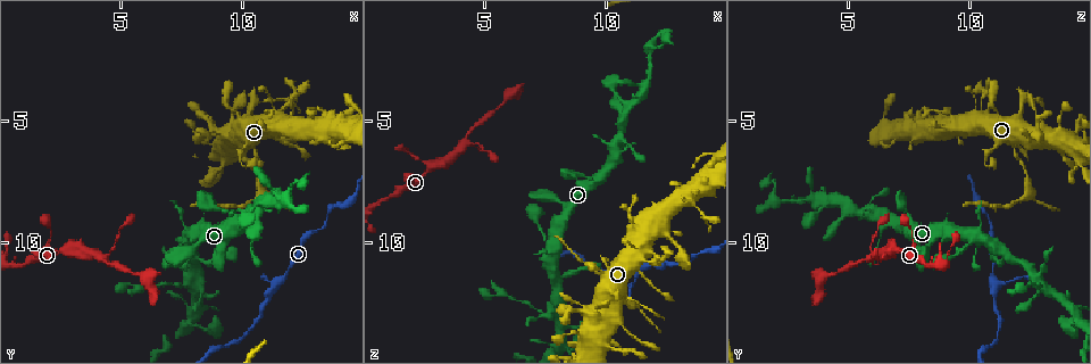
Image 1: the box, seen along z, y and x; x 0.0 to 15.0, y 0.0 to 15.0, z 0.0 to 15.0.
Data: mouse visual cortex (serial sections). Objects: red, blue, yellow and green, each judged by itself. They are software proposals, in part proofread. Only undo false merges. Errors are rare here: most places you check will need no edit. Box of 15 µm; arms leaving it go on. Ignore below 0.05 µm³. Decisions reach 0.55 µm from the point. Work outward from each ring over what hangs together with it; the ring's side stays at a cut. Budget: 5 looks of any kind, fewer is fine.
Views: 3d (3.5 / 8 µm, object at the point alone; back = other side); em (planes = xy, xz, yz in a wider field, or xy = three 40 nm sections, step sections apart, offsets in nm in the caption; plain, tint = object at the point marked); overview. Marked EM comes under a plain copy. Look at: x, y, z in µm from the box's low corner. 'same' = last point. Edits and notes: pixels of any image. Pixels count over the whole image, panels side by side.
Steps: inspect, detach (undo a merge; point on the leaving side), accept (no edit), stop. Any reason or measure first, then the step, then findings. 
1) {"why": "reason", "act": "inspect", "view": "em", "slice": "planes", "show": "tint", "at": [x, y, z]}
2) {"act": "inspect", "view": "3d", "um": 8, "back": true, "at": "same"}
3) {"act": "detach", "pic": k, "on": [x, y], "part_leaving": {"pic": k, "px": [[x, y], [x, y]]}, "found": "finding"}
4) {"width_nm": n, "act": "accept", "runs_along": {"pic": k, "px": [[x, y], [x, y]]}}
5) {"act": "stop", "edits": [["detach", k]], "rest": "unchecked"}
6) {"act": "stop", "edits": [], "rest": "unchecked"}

{"why": "calibre changes", "act": "inspect", "view": "3d", "um": 3.5, "at": [11.7, 11.5, 11.0]}

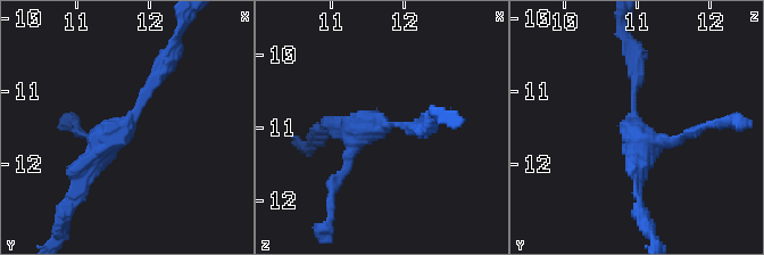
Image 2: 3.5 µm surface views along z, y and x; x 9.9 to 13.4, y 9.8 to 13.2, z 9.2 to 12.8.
{"act": "inspect", "view": "em", "slice": "planes", "show": "tint", "at": [11.55, 11.50, 10.95]}

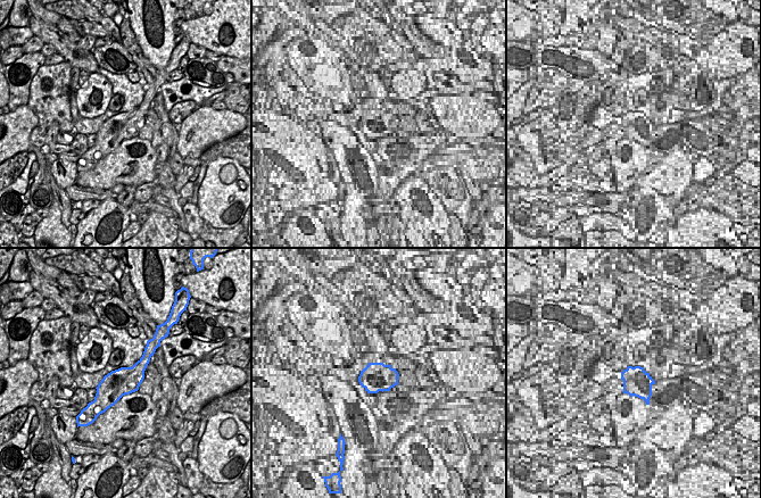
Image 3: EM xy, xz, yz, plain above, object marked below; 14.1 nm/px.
{"act": "accept", "runs_along": {"pic": 3, "px": [[148, 349], [143, 362], [102, 404]]}, "found": "all the same cell"}

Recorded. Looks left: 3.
{"why": "sharp bend", "act": "inspect", "view": "3d", "um": 3.5, "at": [10.4, 6.2, 11.8]}

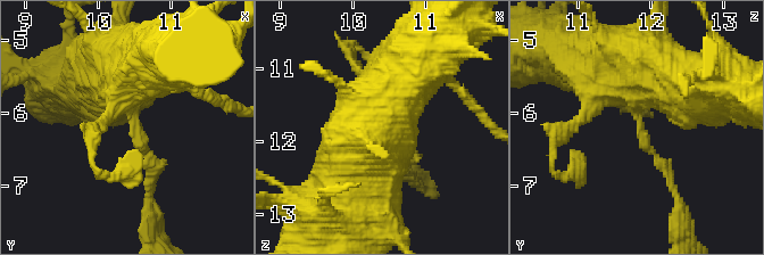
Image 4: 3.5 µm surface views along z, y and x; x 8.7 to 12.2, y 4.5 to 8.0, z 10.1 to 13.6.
{"arm_widths_nm": [150, 800], "act": "inspect", "view": "em", "slice": "xy", "step": 5, "show": "tint", "at": [10.50, 6.20, 11.85]}

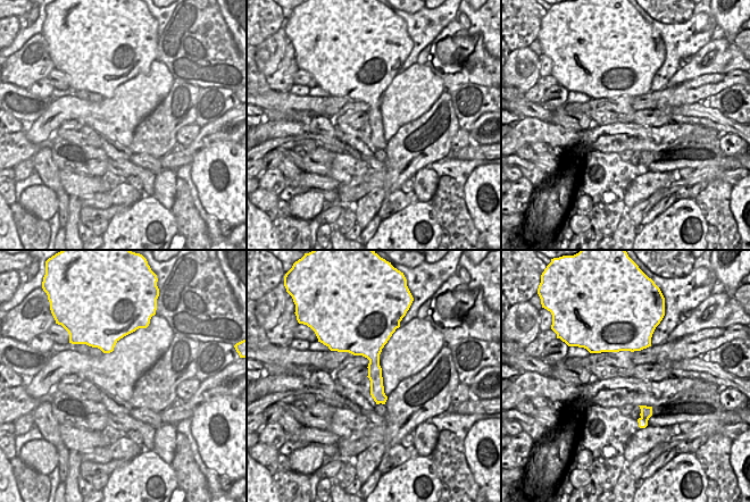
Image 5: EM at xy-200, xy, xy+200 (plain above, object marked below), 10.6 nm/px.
{"width_nm": 150, "act": "detach", "pic": 4, "on": [148, 162], "part_leaving": {"pic": 4, "px": [[133, 129], [155, 166], [147, 227]]}, "found": "a second cell is stuck on"}

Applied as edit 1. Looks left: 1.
{"act": "stop", "edits": [["detach", 4]], "rest": "unchecked"}

